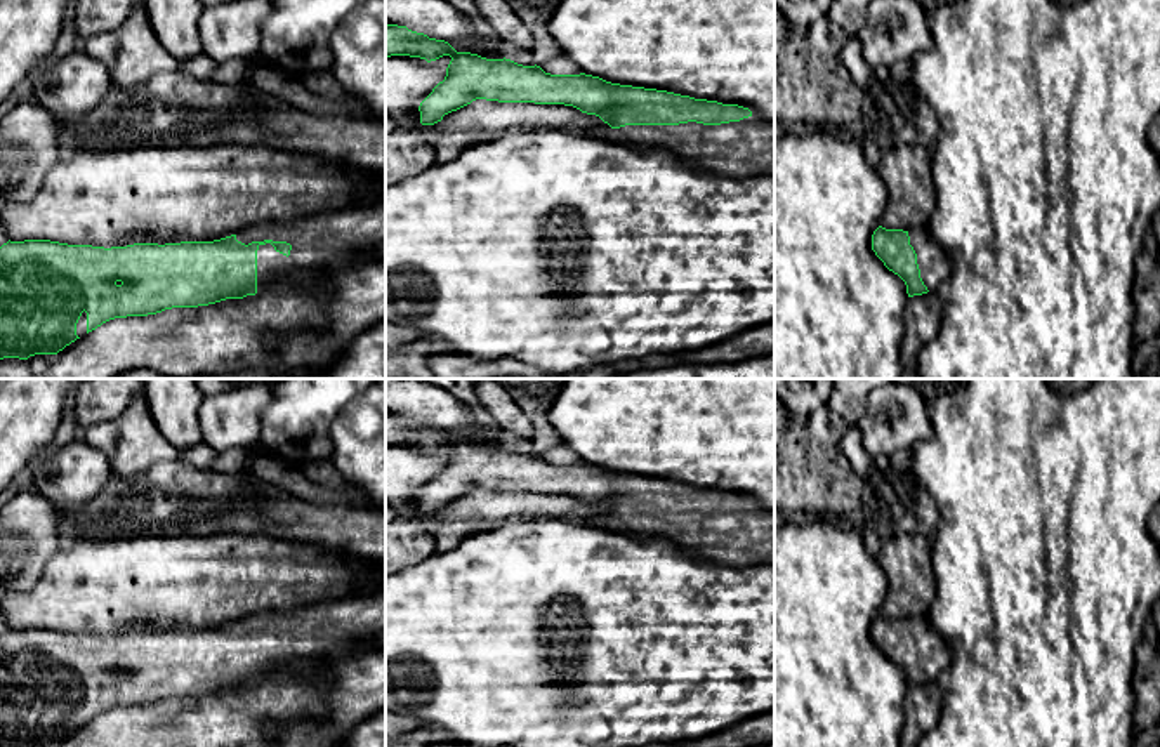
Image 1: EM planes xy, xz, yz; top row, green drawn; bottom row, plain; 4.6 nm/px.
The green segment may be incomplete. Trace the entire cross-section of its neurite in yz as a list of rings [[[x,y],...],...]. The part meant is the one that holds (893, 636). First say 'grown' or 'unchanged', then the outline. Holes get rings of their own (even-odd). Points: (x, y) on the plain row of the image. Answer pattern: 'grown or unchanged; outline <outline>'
grown; outline [[[879,615],[872,639],[905,671],[908,686],[936,679],[952,660],[950,646],[926,617],[903,620]]]

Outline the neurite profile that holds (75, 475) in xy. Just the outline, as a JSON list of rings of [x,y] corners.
[[[83,440],[47,452],[33,464],[33,488],[57,507],[92,504],[113,476],[108,459]]]

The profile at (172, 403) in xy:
[[[144,379],[144,400],[153,422],[179,452],[201,441],[196,379]]]

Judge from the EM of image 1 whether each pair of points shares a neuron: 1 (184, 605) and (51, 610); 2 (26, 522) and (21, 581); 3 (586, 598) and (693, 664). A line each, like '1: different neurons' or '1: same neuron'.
1: same neuron
2: same neuron
3: same neuron

